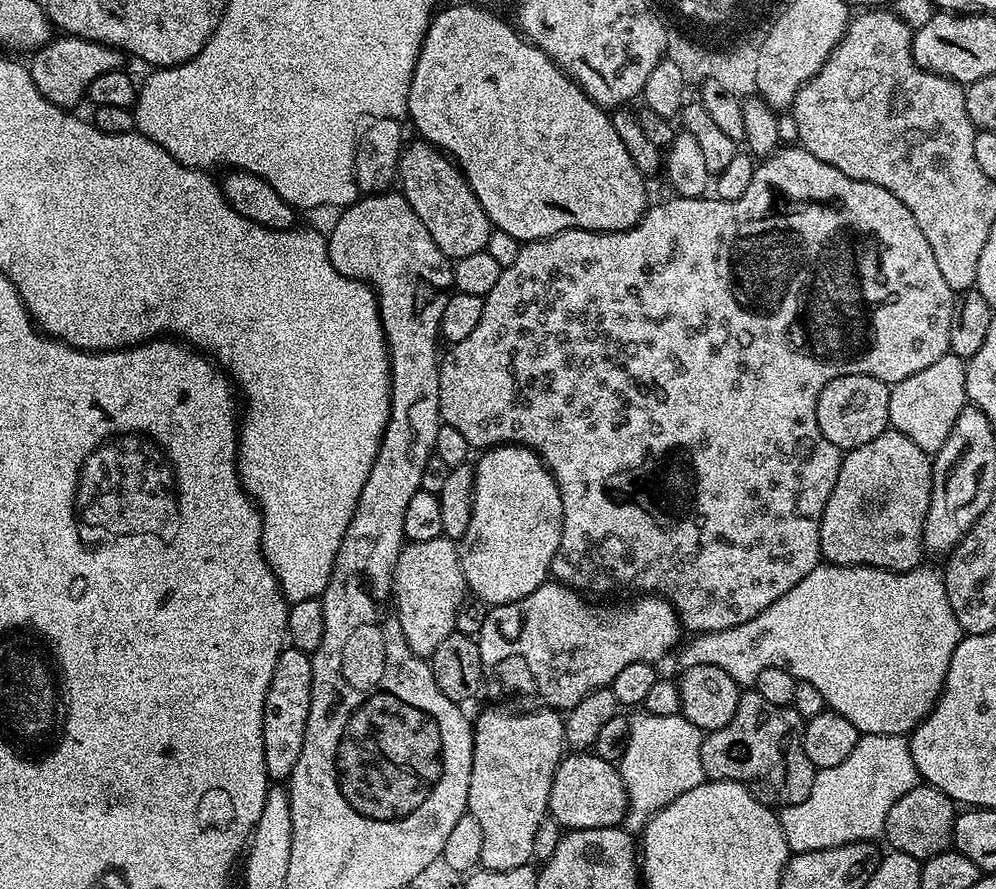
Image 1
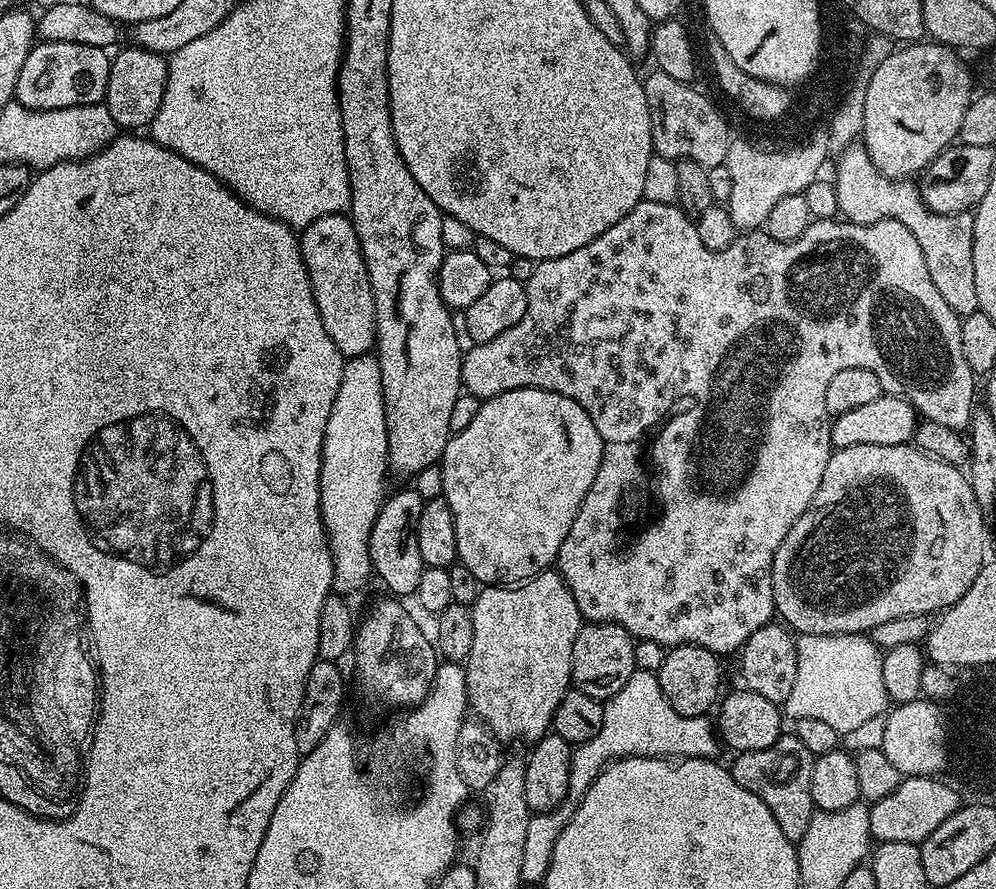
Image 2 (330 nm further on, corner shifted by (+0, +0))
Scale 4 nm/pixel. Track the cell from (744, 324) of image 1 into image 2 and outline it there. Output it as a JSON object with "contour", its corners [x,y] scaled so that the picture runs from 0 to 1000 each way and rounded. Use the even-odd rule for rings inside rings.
{"contour":[[[648,223],[641,226],[637,236],[633,236],[633,241],[629,241],[629,245],[616,250],[616,254],[612,254],[612,259],[608,259],[600,268],[596,268],[596,272],[588,272],[588,277],[584,277],[564,290],[541,294],[536,308],[533,308],[528,318],[528,353],[524,358],[524,362],[520,362],[520,367],[512,367],[512,371],[508,371],[508,376],[500,376],[500,380],[496,380],[487,387],[477,387],[471,396],[465,397],[462,406],[462,431],[469,444],[480,445],[483,451],[521,436],[552,439],[580,452],[580,457],[584,457],[588,461],[588,466],[592,466],[592,475],[596,475],[596,479],[606,498],[604,520],[600,524],[596,547],[592,547],[592,551],[576,583],[576,592],[572,592],[572,601],[568,601],[568,610],[564,610],[562,621],[558,624],[557,633],[562,649],[568,655],[568,659],[574,663],[576,677],[580,677],[580,686],[587,699],[596,702],[619,702],[624,704],[639,720],[661,722],[668,727],[696,724],[720,736],[728,736],[727,733],[739,736],[747,728],[753,718],[753,713],[757,713],[757,709],[765,709],[765,704],[776,701],[779,687],[777,655],[775,654],[777,623],[781,623],[781,614],[785,614],[785,610],[789,605],[789,601],[793,601],[797,587],[801,587],[803,579],[815,568],[817,556],[821,556],[821,547],[825,542],[825,532],[829,530],[829,520],[833,520],[835,514],[837,505],[835,487],[832,485],[833,469],[829,461],[829,439],[833,434],[833,429],[837,426],[837,421],[841,421],[841,416],[849,416],[853,412],[861,412],[865,416],[874,416],[877,421],[882,421],[885,438],[889,442],[912,450],[919,457],[921,465],[927,471],[937,472],[946,479],[965,484],[971,483],[976,475],[978,458],[976,444],[980,441],[982,423],[981,420],[974,416],[973,409],[970,408],[970,402],[966,398],[964,362],[965,357],[961,355],[958,349],[954,349],[954,344],[950,344],[946,331],[942,331],[942,325],[938,323],[938,317],[934,313],[934,304],[930,304],[930,290],[926,290],[926,277],[922,277],[922,268],[918,268],[918,263],[914,263],[914,259],[910,259],[910,254],[906,254],[906,250],[901,247],[883,247],[877,252],[857,252],[854,247],[846,245],[816,246],[810,259],[793,272],[781,272],[777,268],[773,268],[770,260],[767,259],[751,259],[740,264],[739,271],[732,279],[718,283],[711,281],[709,277],[705,277],[705,268],[701,268],[701,259],[696,244],[687,240],[678,228],[666,229],[663,225]]]}

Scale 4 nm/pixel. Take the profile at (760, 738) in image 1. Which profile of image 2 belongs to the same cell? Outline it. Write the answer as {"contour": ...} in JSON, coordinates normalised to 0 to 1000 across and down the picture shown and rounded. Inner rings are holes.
{"contour":[[[784,826],[781,835],[777,835],[777,839],[773,839],[769,844],[740,846],[737,854],[739,856],[733,859],[733,867],[737,880],[741,880],[741,884],[746,884],[748,889],[753,889],[753,893],[765,898],[765,902],[769,902],[773,916],[777,916],[781,929],[785,929],[785,938],[789,938],[789,943],[793,946],[802,947],[809,938],[809,934],[813,929],[817,917],[817,906],[813,898],[813,889],[811,888],[817,854],[813,848],[813,844],[809,844],[809,839],[805,839],[805,835],[801,835],[798,826]],[[787,857],[793,857],[793,864],[789,868],[784,868]]]}

